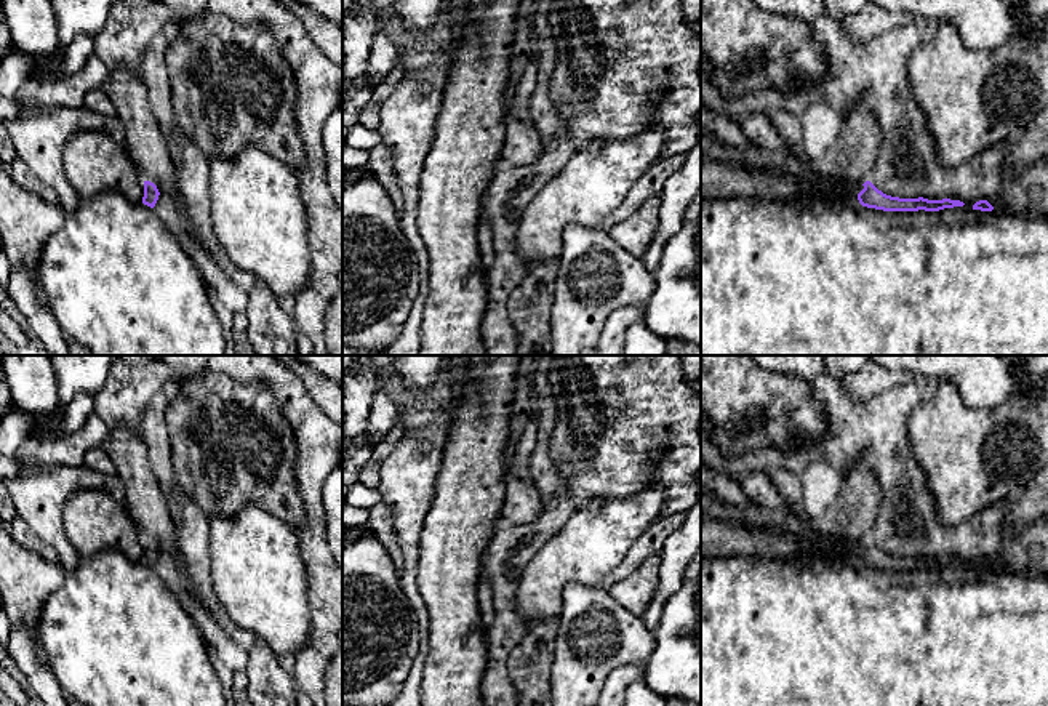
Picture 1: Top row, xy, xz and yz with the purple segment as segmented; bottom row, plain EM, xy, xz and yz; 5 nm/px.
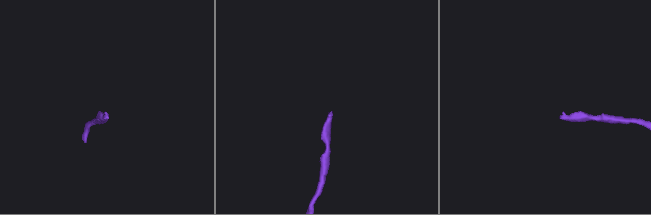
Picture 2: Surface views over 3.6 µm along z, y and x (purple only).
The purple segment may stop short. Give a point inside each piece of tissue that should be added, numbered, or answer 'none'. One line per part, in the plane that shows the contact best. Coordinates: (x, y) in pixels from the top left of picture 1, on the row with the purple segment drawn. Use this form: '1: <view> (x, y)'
1: yz (850, 196)

